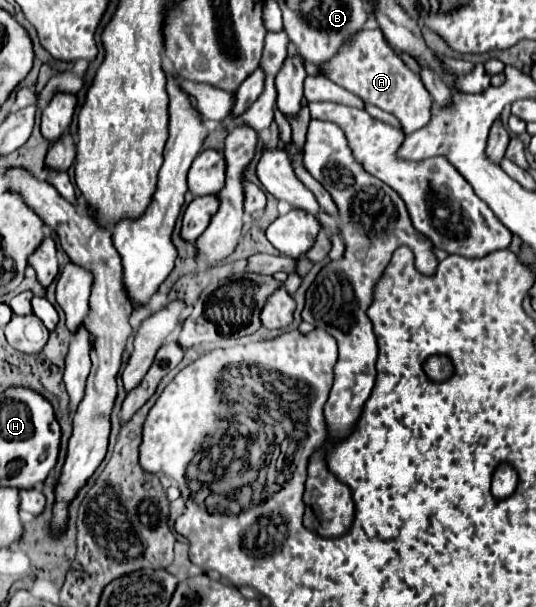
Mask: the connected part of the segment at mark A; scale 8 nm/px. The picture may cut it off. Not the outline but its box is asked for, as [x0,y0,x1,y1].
[322,17,433,134]

